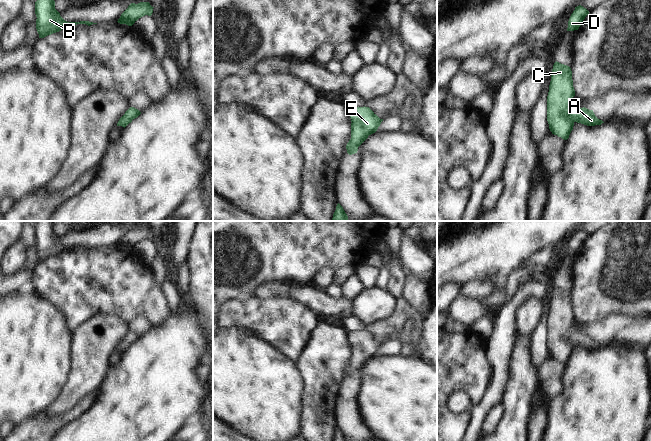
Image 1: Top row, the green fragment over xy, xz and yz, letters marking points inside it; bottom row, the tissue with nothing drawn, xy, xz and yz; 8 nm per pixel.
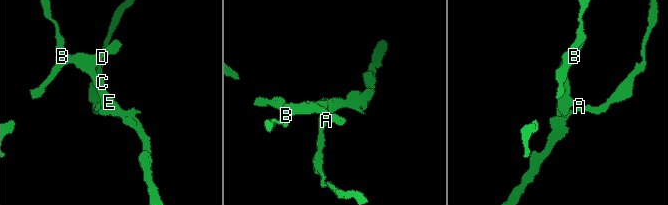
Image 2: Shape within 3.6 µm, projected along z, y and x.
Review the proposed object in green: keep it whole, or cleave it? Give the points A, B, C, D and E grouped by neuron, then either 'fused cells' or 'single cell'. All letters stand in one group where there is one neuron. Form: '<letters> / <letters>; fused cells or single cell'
A B C D E; single cell

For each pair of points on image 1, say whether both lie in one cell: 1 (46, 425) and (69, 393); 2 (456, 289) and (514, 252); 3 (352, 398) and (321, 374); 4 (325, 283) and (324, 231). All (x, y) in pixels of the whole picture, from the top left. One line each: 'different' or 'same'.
1: different
2: different
3: different
4: different

